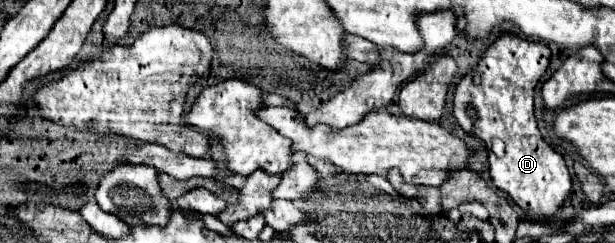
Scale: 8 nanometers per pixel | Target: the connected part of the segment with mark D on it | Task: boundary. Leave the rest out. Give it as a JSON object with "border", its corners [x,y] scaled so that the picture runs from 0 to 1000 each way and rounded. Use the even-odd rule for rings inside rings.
{"border":[[[816,140],[803,181],[797,181],[777,247],[777,272],[771,296],[748,321],[738,387],[738,486],[741,502],[761,543],[764,560],[780,568],[790,609],[797,617],[800,568],[813,568],[820,584],[820,642],[810,650],[807,634],[793,626],[793,700],[797,733],[803,741],[810,782],[820,782],[849,864],[865,881],[885,881],[898,889],[904,864],[917,840],[917,823],[930,790],[930,741],[927,708],[920,691],[920,667],[911,634],[904,634],[878,560],[878,535],[868,494],[868,362],[878,329],[878,313],[888,296],[894,263],[894,198],[888,181],[868,181],[862,165],[849,165],[833,140]],[[764,453],[774,453],[774,477],[764,477]]]}

